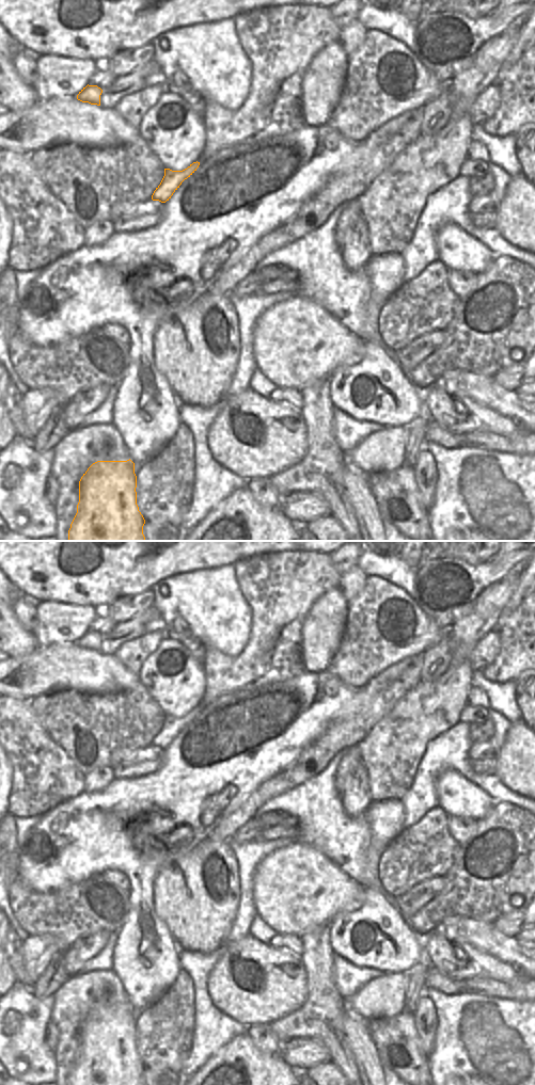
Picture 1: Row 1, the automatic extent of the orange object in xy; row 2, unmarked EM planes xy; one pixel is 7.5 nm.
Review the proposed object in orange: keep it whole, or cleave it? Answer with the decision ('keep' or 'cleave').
keep

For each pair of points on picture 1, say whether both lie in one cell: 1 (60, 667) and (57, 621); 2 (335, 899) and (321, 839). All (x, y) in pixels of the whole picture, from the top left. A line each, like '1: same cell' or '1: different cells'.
1: different cells
2: different cells

